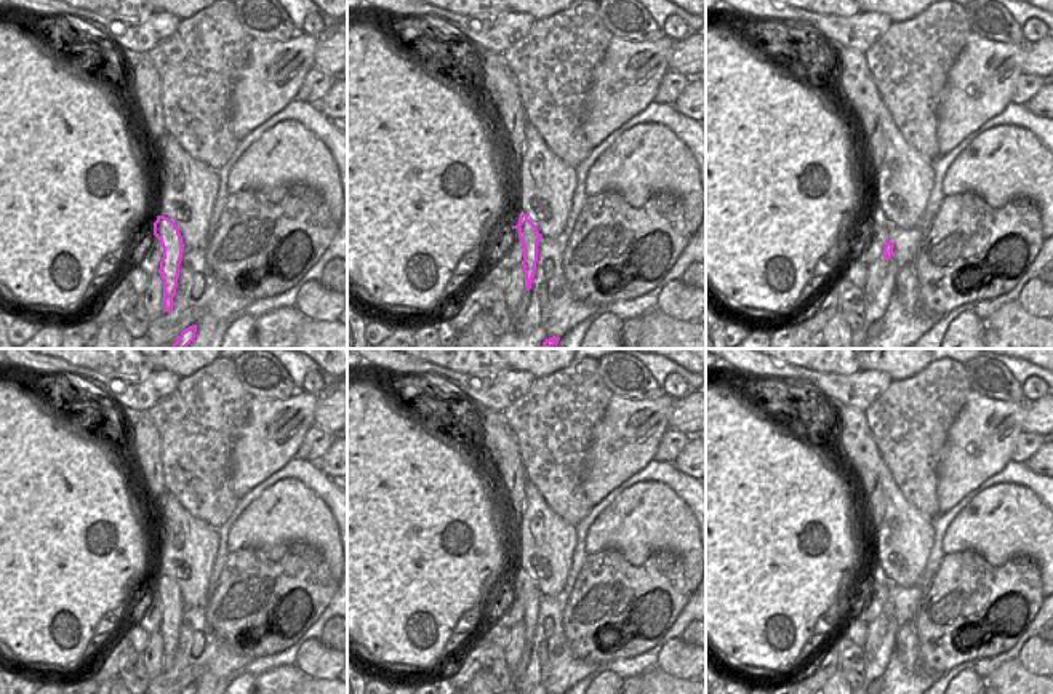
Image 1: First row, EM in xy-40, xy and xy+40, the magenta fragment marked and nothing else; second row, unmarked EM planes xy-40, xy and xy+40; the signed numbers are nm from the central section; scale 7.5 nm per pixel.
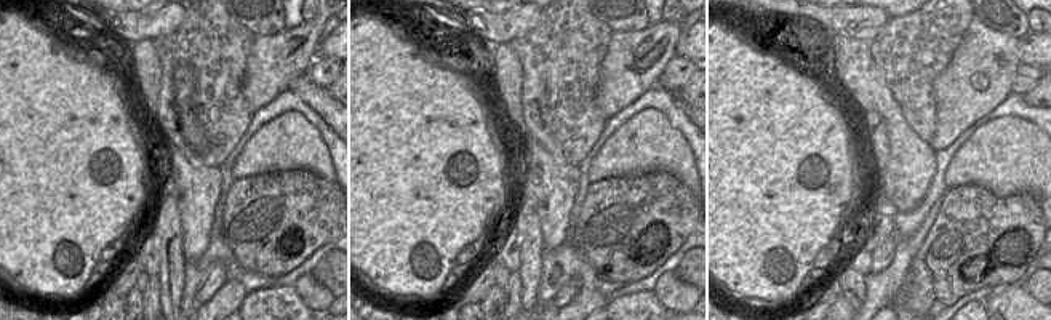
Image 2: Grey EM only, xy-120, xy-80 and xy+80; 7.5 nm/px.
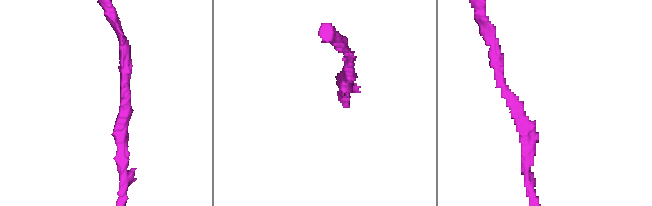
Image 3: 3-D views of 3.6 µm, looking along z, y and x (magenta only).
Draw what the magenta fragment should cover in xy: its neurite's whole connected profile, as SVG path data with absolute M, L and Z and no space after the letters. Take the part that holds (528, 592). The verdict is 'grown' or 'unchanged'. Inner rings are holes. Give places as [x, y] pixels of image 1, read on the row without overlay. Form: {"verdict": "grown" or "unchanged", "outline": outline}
{"verdict": "unchanged", "outline": "M522 572L518 576L518 582L512 584L512 587L518 588L518 596L523 604L523 630L525 630L525 646L530 649L531 640L536 632L536 620L538 620L538 601L541 598L541 593L538 590L538 585L528 577L526 572Z"}

